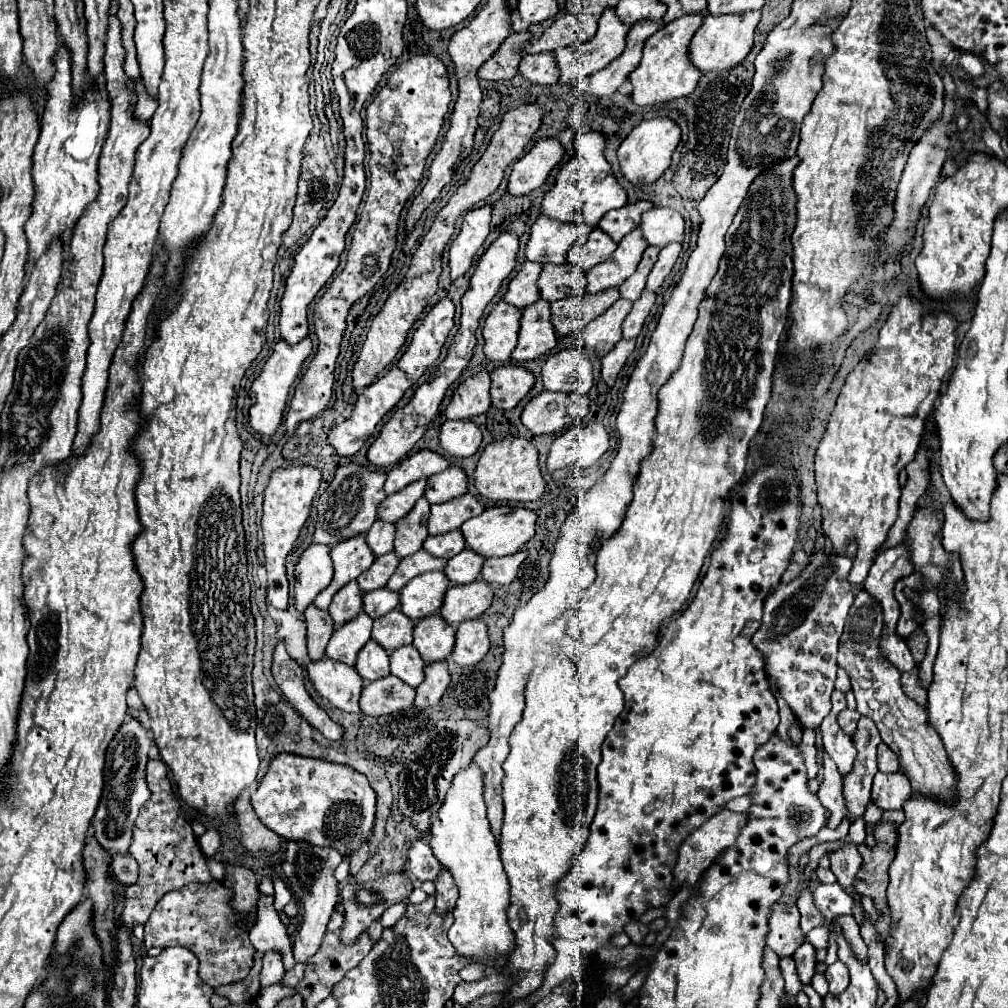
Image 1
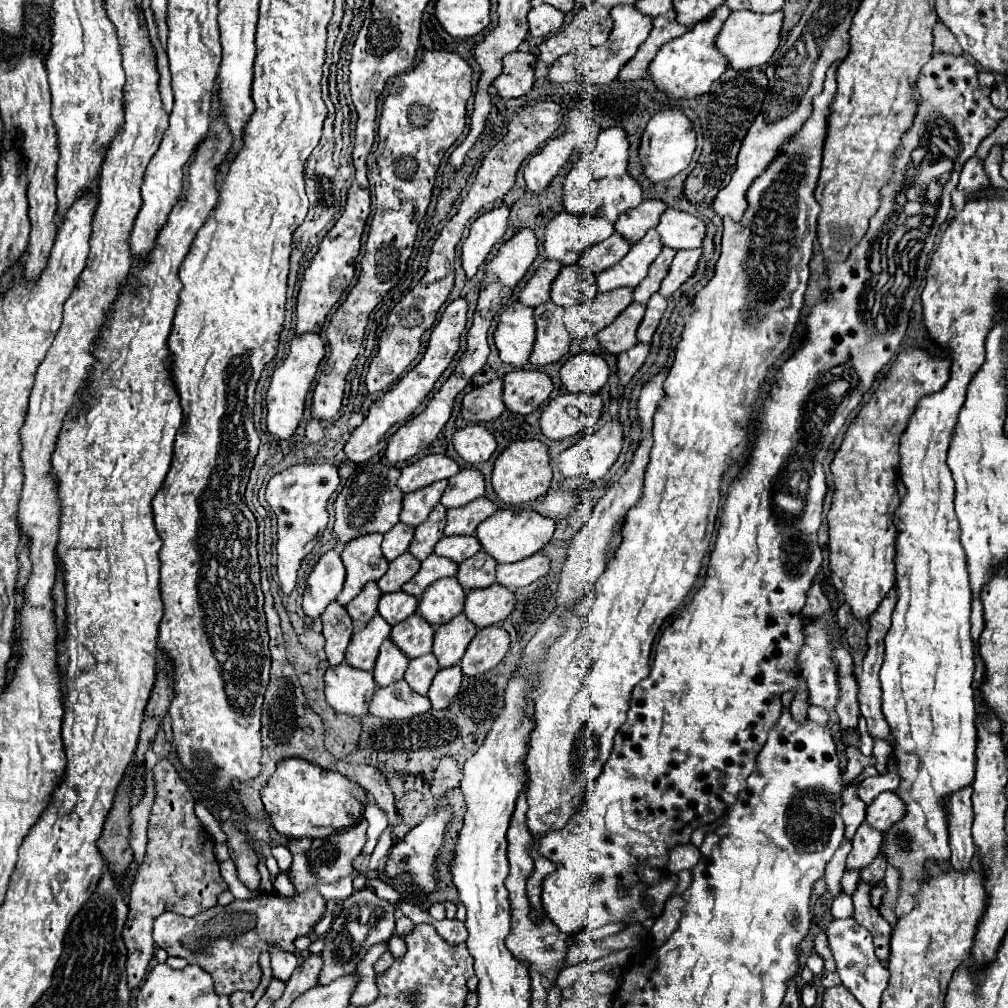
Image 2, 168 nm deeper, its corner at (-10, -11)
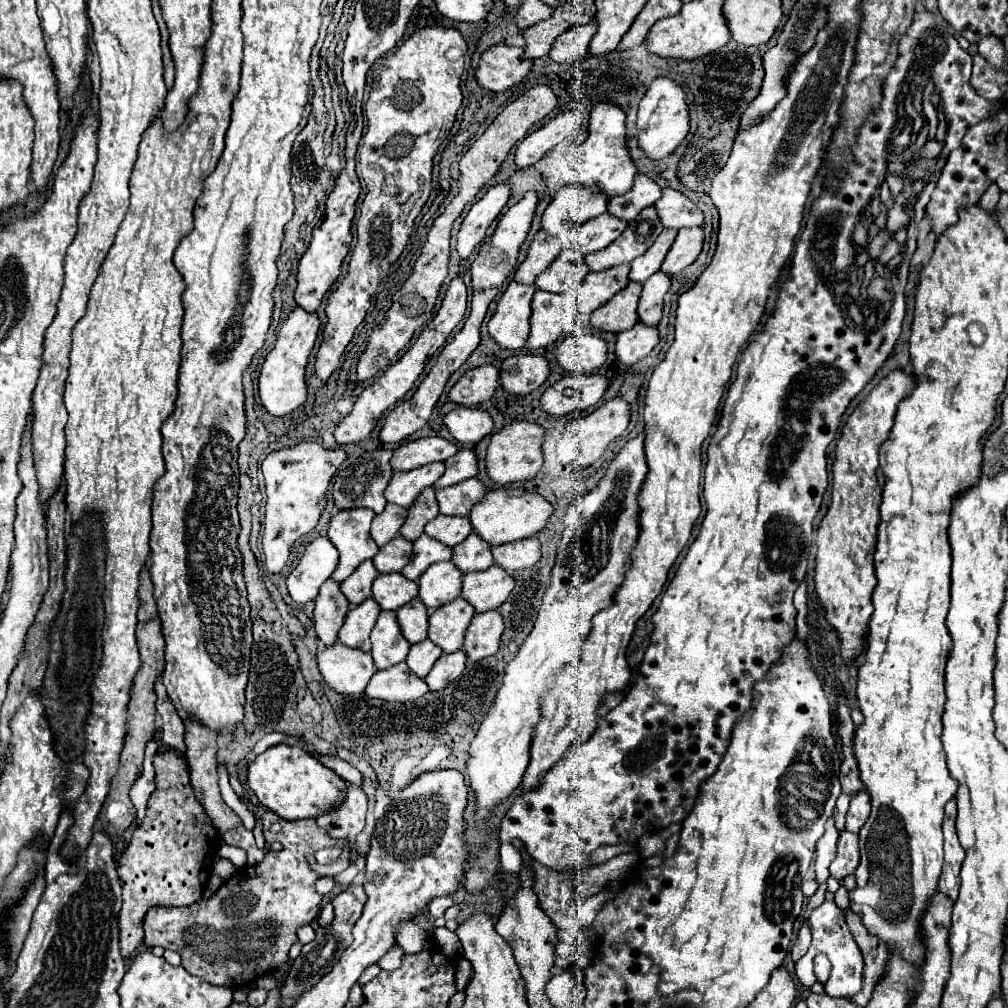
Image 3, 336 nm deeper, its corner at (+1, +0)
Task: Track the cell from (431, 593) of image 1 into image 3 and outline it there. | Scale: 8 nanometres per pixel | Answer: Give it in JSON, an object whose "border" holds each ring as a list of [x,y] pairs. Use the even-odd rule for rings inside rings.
{"border":[[[451,561],[433,563],[433,567],[429,567],[419,579],[419,599],[429,609],[451,603],[461,595],[461,577],[463,573],[457,571]]]}

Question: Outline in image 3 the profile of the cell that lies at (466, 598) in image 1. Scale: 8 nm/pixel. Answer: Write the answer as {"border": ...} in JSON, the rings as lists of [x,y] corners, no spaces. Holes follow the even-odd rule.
{"border":[[[491,565],[485,571],[463,575],[461,597],[467,599],[477,613],[481,613],[503,605],[509,593],[513,591],[513,587],[515,587],[515,579],[505,569]]]}

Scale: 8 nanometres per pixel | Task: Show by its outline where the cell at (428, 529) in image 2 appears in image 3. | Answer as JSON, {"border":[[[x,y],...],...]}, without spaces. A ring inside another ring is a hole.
{"border":[[[425,487],[419,497],[415,499],[415,503],[409,507],[409,515],[401,527],[401,535],[409,541],[417,539],[425,525],[435,519],[439,515],[439,507],[437,507],[437,499],[435,499],[435,491],[433,487]]]}

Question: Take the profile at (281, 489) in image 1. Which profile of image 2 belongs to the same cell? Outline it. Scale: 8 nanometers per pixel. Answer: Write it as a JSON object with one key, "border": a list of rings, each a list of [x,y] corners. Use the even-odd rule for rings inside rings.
{"border":[[[298,464],[280,474],[274,474],[266,486],[266,500],[278,518],[278,580],[284,596],[290,596],[296,586],[296,572],[306,554],[316,546],[318,536],[328,524],[326,504],[340,484],[336,466],[332,464]]]}

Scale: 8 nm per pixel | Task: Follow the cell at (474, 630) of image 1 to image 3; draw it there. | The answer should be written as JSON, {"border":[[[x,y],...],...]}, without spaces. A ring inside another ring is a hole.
{"border":[[[493,609],[485,613],[475,613],[465,633],[463,651],[471,661],[479,661],[489,655],[495,655],[501,643],[501,633],[503,633],[501,611]]]}

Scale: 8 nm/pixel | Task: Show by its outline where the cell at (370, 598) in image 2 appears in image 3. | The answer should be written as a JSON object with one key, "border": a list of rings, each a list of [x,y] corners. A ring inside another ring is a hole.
{"border":[[[363,561],[343,583],[341,583],[341,591],[345,593],[345,597],[359,605],[363,603],[365,599],[371,597],[371,585],[373,585],[373,579],[379,575],[379,571],[375,569],[373,561]]]}

